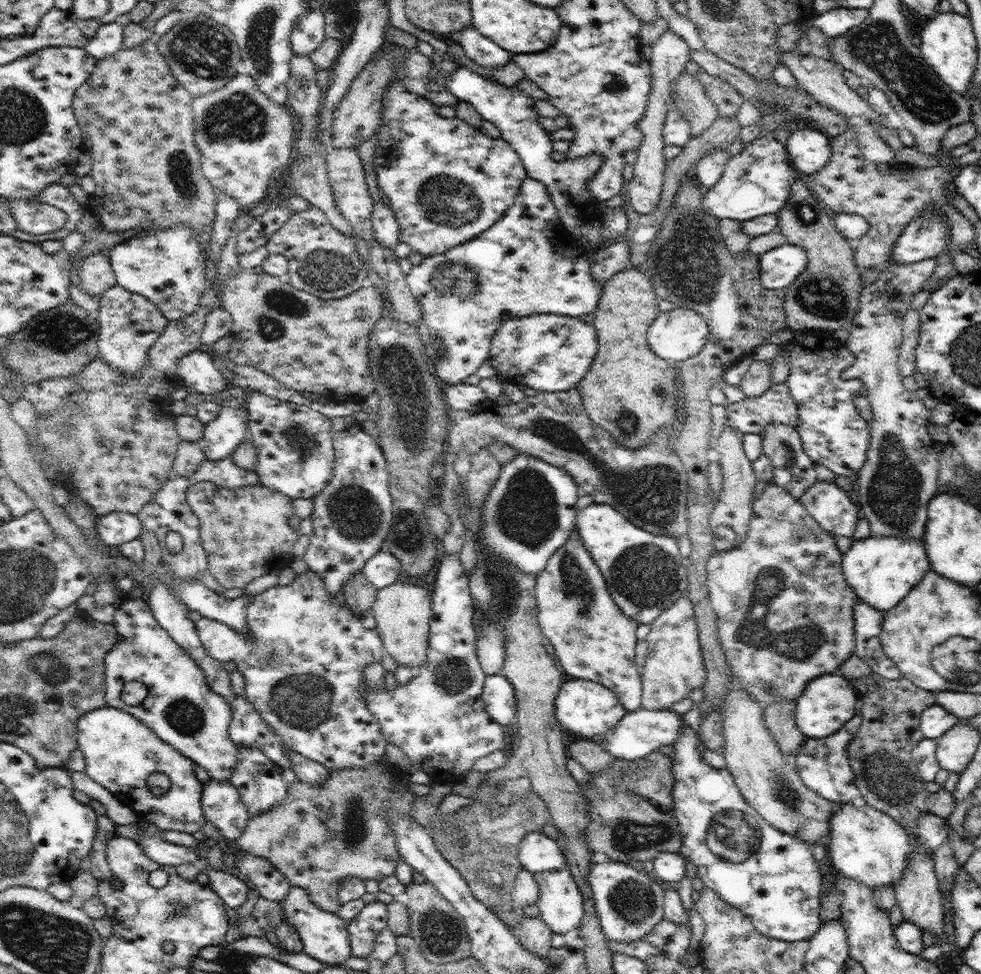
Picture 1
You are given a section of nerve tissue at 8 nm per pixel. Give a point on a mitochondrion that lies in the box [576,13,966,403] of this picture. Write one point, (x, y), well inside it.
(877, 46)

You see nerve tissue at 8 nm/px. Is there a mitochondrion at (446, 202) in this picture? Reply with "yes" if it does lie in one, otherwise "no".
yes

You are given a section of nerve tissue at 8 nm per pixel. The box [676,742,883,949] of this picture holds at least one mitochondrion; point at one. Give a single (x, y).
(733, 836)

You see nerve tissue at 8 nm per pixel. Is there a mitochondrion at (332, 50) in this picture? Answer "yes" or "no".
no

